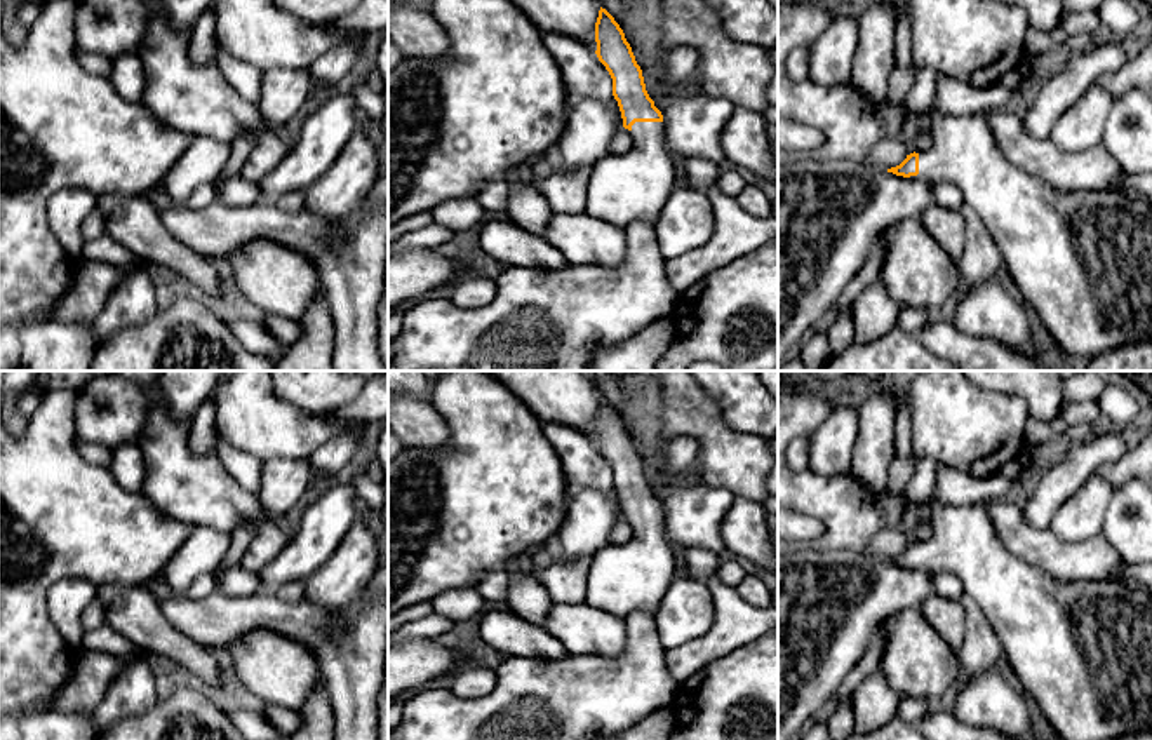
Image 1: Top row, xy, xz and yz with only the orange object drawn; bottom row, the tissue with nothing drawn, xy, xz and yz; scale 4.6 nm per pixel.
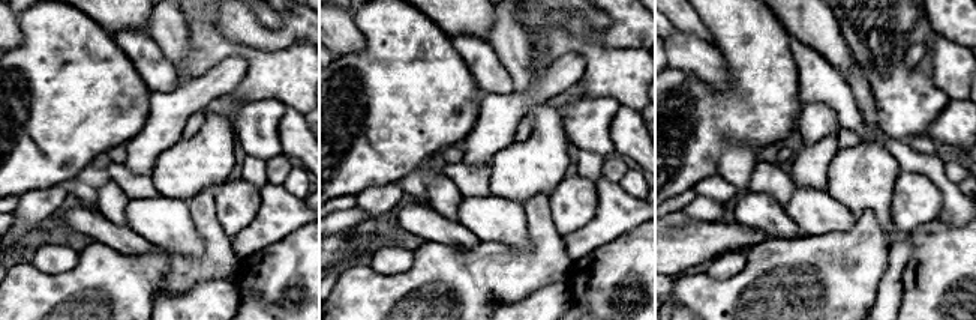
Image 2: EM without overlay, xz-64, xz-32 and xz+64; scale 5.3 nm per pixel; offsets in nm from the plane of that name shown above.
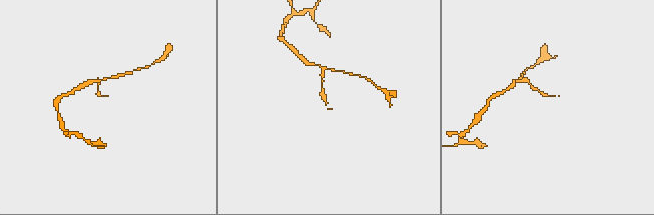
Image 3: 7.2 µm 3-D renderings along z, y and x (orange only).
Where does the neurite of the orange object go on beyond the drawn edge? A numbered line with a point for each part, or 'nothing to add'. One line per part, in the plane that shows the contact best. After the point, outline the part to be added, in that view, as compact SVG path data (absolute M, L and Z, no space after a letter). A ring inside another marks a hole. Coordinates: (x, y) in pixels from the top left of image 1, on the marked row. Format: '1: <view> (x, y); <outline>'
1: xz (634, 187); M635 122L632 148L592 165L586 212L620 228L656 221L675 190L677 169L666 148L663 122Z

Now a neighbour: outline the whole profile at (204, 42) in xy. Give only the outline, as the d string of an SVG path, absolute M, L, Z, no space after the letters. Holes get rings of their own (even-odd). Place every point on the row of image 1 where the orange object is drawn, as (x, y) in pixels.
M207 7L191 26L190 57L197 64L218 63L216 16Z

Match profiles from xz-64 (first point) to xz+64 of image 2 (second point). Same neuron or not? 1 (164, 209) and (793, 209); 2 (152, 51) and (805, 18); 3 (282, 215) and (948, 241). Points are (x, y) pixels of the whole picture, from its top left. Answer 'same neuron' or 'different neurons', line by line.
1: same neuron
2: different neurons
3: different neurons

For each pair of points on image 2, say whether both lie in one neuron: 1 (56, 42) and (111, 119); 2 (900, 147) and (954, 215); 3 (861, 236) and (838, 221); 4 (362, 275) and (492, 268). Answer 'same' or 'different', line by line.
1: same
2: same
3: different
4: same

